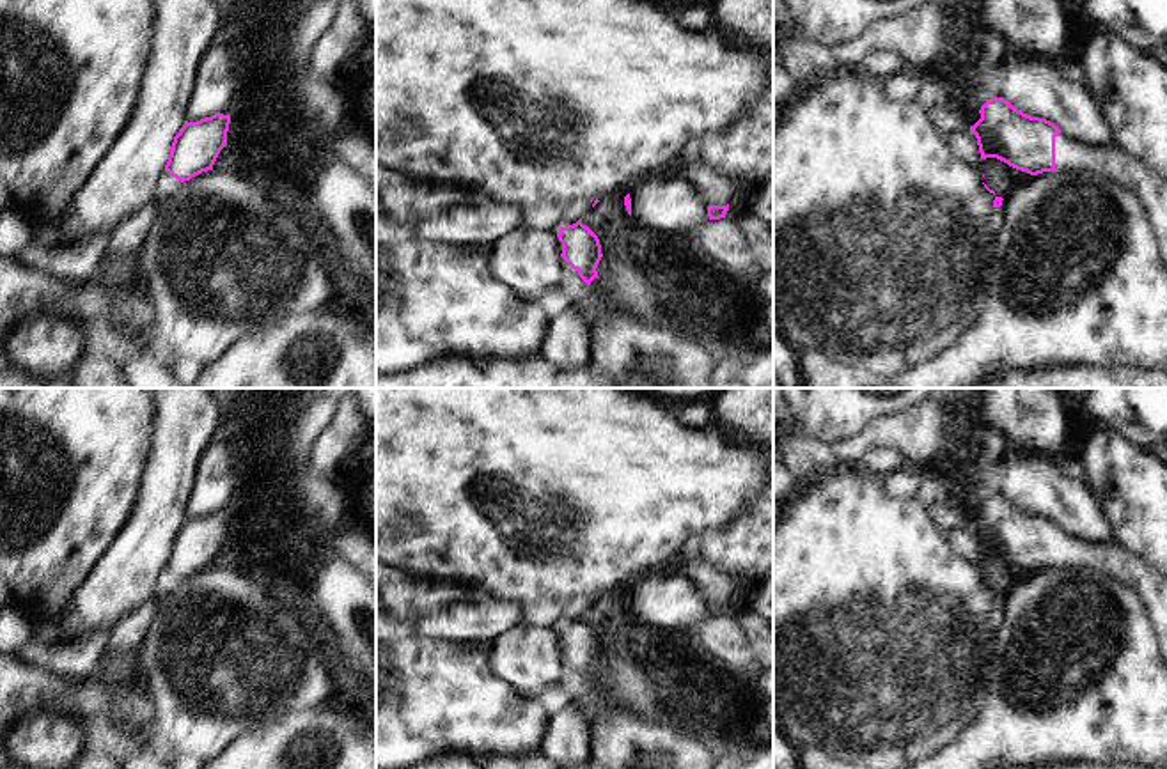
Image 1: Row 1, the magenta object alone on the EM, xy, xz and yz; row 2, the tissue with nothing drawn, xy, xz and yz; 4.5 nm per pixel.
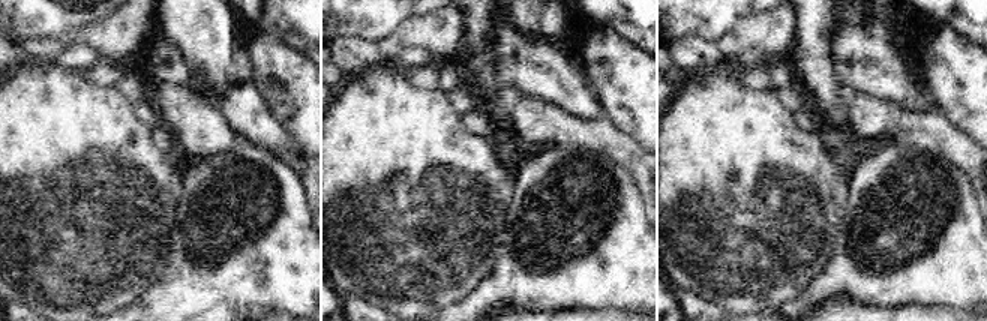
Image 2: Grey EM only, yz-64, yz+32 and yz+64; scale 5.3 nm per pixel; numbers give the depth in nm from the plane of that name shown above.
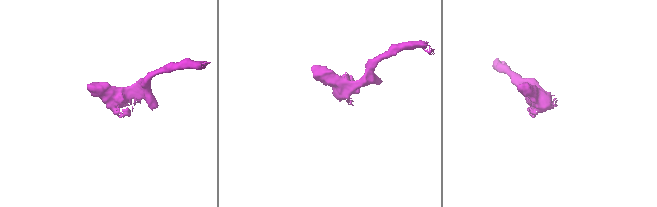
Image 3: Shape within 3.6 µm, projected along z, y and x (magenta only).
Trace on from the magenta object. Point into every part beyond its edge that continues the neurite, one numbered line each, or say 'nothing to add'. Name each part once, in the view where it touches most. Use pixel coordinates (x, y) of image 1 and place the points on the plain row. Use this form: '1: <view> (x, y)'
1: yz (1072, 551)

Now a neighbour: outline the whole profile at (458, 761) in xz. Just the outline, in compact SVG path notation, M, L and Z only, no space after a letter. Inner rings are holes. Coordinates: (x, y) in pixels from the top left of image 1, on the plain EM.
M539 750L529 757L513 755L482 755L458 751L454 755L436 755L426 762L419 762L411 769L599 769L585 764L559 765Z

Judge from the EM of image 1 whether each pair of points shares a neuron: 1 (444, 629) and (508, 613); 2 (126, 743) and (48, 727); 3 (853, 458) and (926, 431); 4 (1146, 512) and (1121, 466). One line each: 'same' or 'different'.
1: same
2: different
3: same
4: same

